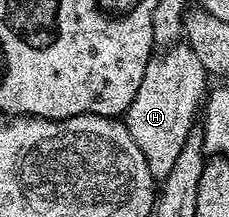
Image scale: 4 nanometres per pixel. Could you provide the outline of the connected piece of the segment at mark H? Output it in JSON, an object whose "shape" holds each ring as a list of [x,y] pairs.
{"shape":[[[185,41],[166,47],[150,58],[143,81],[139,81],[135,101],[131,101],[126,109],[123,122],[135,145],[143,149],[143,157],[147,157],[147,169],[151,169],[151,177],[155,181],[163,180],[167,173],[171,173],[187,137],[195,130],[196,123],[193,122],[196,119],[198,122],[207,95],[205,80],[207,74],[202,62]]]}

